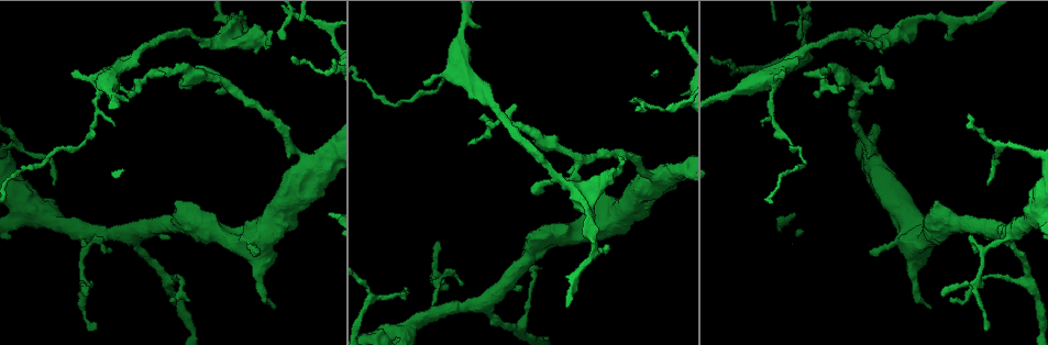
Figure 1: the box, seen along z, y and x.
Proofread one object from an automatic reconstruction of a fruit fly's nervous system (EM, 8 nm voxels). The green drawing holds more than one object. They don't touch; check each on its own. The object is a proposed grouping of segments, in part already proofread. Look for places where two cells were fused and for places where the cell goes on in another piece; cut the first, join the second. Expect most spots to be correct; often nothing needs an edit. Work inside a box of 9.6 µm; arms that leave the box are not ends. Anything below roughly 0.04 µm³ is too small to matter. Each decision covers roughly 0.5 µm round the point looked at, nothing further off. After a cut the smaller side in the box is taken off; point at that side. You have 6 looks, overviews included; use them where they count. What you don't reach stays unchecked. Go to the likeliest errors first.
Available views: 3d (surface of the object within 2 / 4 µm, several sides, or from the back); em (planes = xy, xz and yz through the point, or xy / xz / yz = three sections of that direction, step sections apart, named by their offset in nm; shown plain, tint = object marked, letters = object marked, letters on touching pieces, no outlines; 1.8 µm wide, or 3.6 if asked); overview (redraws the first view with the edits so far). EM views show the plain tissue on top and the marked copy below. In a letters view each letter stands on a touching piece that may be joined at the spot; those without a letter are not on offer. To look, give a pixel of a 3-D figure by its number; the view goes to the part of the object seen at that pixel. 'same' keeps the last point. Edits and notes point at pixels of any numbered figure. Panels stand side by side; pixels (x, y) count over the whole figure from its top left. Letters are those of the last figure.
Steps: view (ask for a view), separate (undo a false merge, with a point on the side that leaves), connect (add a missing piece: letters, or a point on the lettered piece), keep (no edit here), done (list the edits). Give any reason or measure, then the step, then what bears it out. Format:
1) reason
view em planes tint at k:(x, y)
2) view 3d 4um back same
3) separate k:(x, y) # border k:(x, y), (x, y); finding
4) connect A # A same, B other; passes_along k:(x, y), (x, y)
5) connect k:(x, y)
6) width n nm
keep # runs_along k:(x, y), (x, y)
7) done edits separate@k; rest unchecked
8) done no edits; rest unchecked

branch stops here
view 3d 2um at 1:(265, 43)

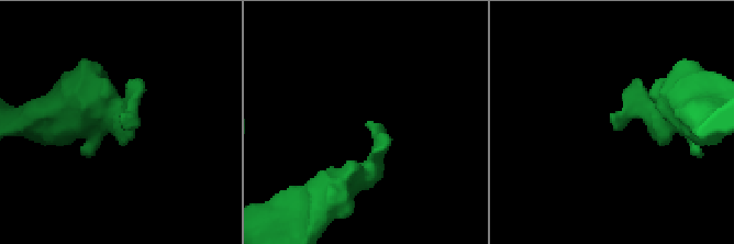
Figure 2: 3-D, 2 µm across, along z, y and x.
view em planes tint at 2:(365, 124)

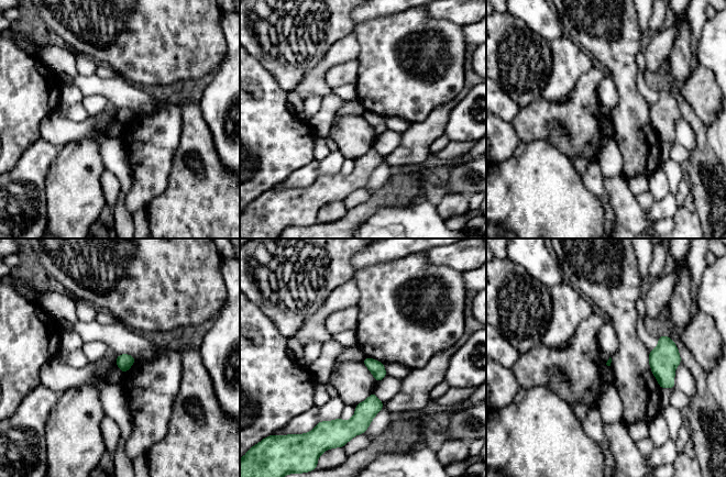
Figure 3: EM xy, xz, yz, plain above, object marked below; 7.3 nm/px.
see the neighbours
view em planes letters same

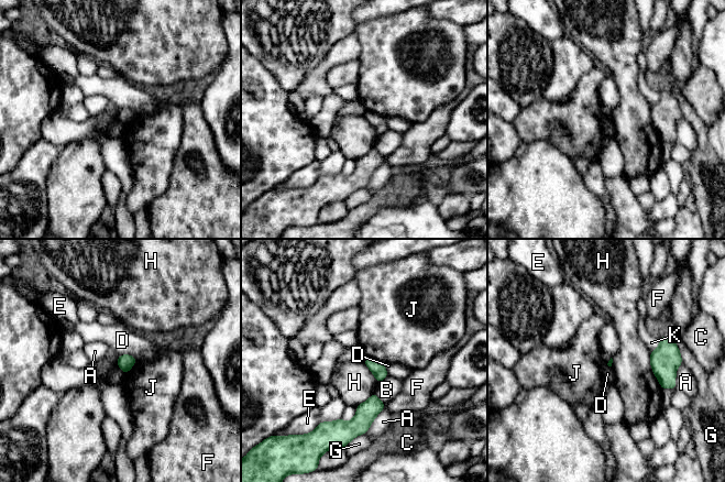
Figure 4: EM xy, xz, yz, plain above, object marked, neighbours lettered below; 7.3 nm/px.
keep # A other, B other, C other, D other, E other, F other, G other, H other, J other, K other; border 4:(649, 351), (651, 371), (662, 389); no lettered piece goes on from it

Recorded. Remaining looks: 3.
tapers out
view em xy step 8 tint at 1:(946, 40)

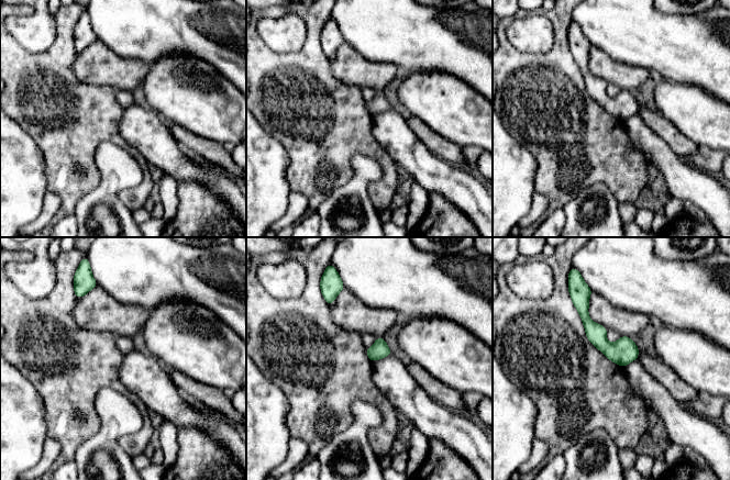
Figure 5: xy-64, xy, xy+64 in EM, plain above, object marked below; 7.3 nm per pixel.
view em planes letters same

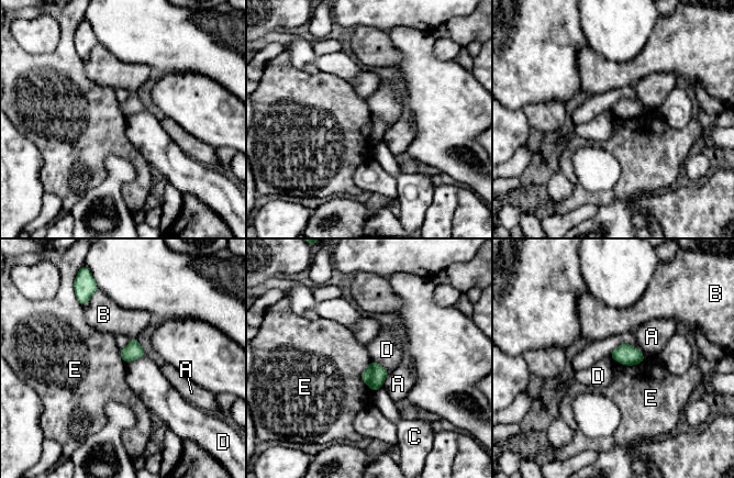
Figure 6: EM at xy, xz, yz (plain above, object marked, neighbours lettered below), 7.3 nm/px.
width 120 nm
keep # A other, B other, C other, D other, E other; border 6:(609, 355), (626, 365), (645, 359); none of them fits

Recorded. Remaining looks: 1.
done no edits; rest unchecked

